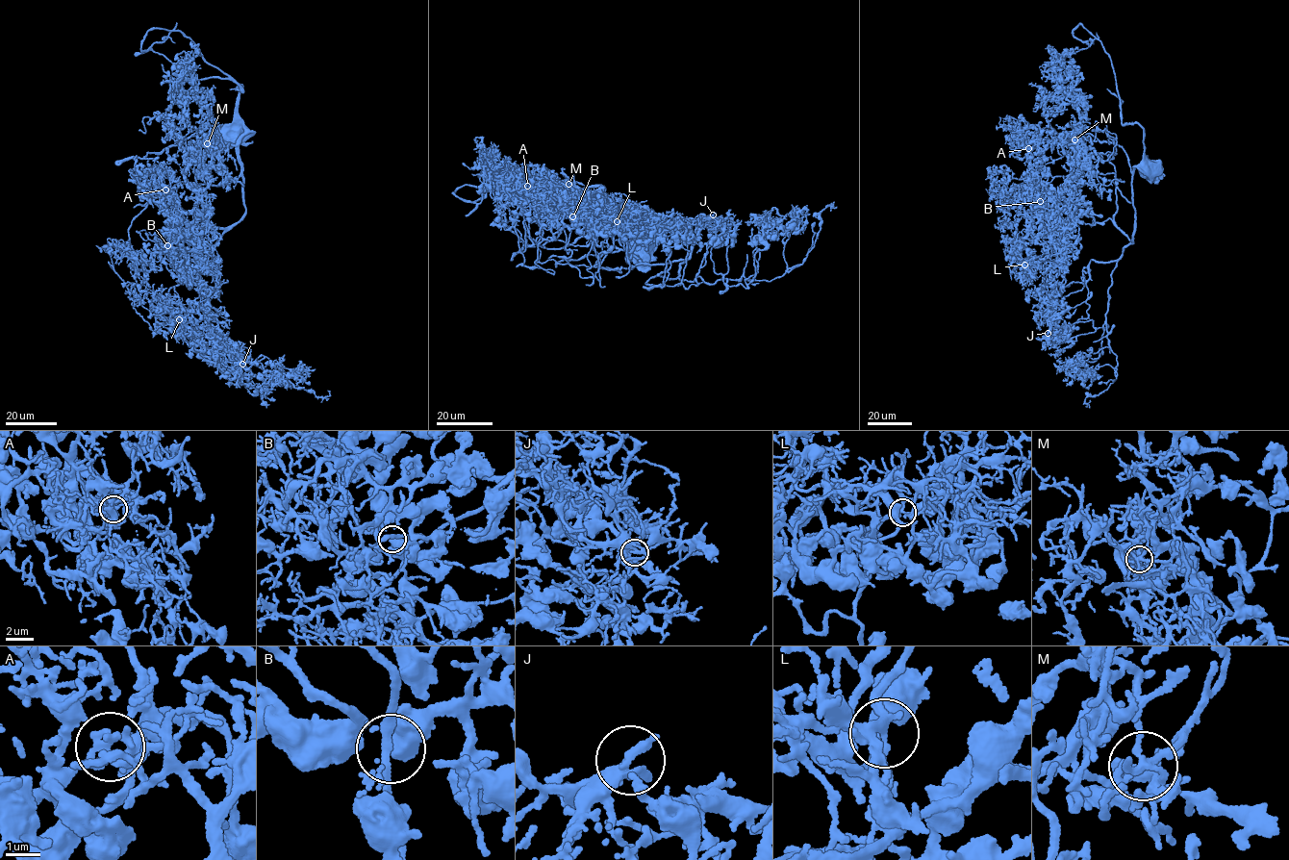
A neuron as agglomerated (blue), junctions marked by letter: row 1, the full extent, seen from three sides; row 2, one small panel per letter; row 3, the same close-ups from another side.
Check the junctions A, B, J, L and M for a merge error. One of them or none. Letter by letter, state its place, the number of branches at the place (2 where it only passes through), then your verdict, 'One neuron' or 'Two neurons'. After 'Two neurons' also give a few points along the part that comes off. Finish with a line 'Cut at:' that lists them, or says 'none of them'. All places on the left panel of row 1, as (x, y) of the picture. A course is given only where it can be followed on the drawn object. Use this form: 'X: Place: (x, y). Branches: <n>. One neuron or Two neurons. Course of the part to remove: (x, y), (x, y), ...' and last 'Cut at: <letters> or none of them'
A: Place: (165, 189). Branches: 3. One neuron
B: Place: (167, 245). Branches: 3. One neuron
J: Place: (242, 364). Branches: 3. One neuron
L: Place: (179, 319). Branches: 3. One neuron
M: Place: (207, 143). Branches: 3. One neuron
Cut at: none of them

